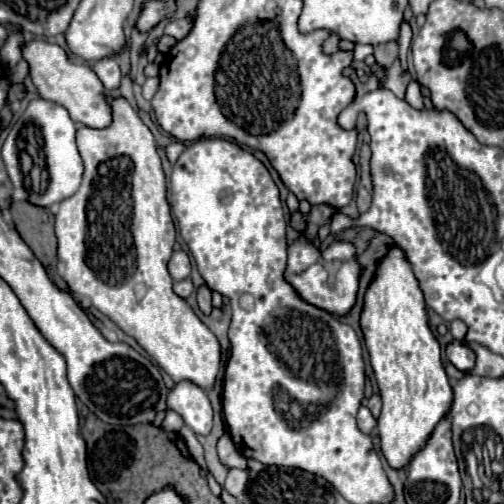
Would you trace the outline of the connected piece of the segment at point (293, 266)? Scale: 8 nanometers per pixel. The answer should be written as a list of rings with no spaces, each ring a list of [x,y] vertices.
[[[301,233],[299,239],[287,247],[287,269],[283,273],[285,281],[297,291],[297,295],[305,303],[327,311],[333,317],[345,317],[353,309],[357,301],[361,273],[363,267],[357,261],[357,249],[349,241],[333,241],[321,251],[307,239],[305,233]]]

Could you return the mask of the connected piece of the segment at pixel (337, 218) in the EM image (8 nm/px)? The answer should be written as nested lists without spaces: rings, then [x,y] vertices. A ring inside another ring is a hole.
[[[335,211],[336,213],[334,213],[332,215],[332,219],[331,221],[327,222],[330,223],[330,232],[334,232],[334,231],[338,231],[340,229],[344,229],[345,227],[350,227],[351,226],[351,222],[353,224],[353,221],[351,221],[351,219],[349,217],[347,217],[346,215],[344,215],[343,213],[339,213],[337,211]],[[341,225],[345,225],[344,227],[340,227]]]

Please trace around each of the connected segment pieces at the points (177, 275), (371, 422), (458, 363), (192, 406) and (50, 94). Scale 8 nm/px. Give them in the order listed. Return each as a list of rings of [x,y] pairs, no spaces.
[[[175,251],[167,263],[169,275],[173,277],[173,281],[181,281],[185,277],[189,277],[191,273],[191,263],[189,263],[189,255],[185,251]]]
[[[361,405],[359,413],[357,413],[357,425],[359,425],[359,429],[361,429],[365,435],[369,435],[369,433],[375,429],[375,425],[377,425],[375,417],[371,415],[371,411],[369,411],[365,405]]]
[[[451,343],[447,347],[447,359],[457,367],[457,369],[471,369],[473,367],[473,351],[467,349],[463,343]]]
[[[191,381],[177,383],[169,391],[167,405],[183,417],[185,425],[195,435],[209,435],[213,425],[213,409],[207,399],[207,393],[201,387],[193,385]]]
[[[27,41],[23,47],[23,57],[29,63],[31,79],[39,91],[39,95],[47,101],[53,101],[61,107],[65,107],[71,115],[71,119],[79,125],[91,127],[91,129],[105,129],[111,125],[111,101],[107,97],[107,91],[95,71],[87,67],[85,63],[71,63],[67,53],[47,41]]]

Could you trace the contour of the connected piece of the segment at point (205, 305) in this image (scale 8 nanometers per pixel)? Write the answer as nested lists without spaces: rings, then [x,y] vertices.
[[[201,285],[197,289],[197,303],[199,303],[199,309],[203,309],[203,313],[211,311],[211,289],[207,285]]]

